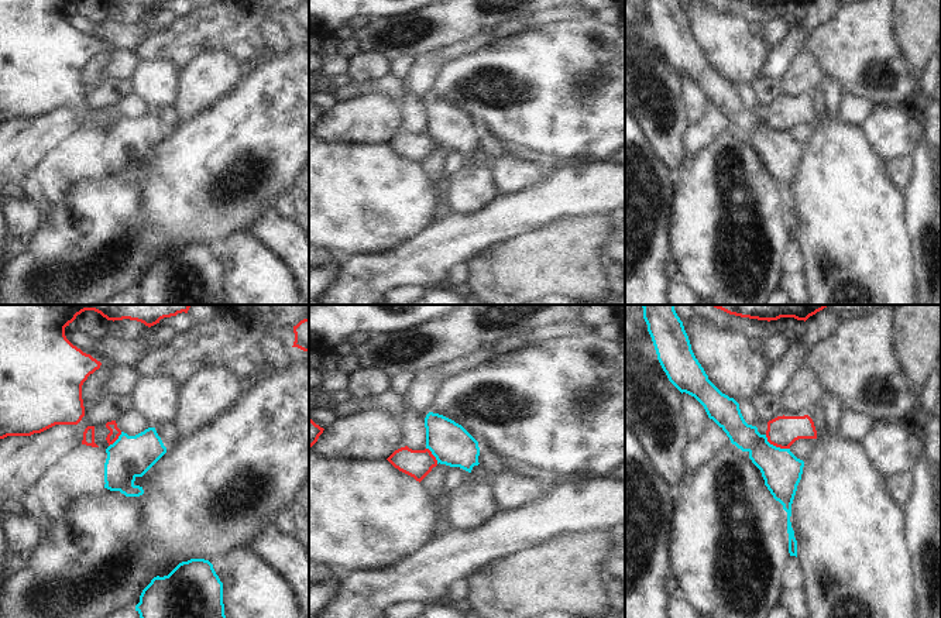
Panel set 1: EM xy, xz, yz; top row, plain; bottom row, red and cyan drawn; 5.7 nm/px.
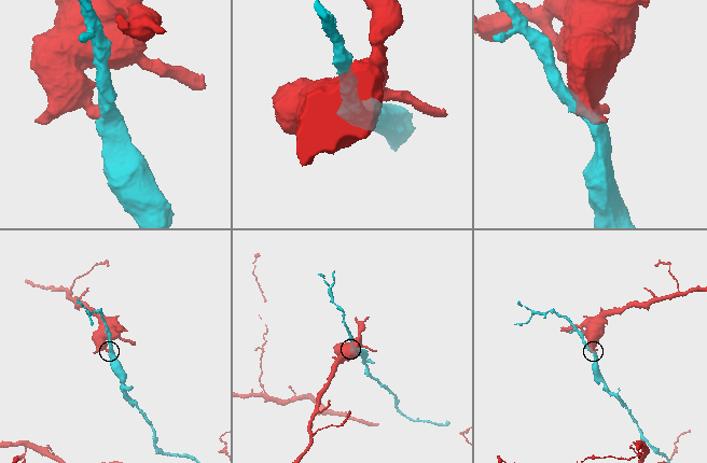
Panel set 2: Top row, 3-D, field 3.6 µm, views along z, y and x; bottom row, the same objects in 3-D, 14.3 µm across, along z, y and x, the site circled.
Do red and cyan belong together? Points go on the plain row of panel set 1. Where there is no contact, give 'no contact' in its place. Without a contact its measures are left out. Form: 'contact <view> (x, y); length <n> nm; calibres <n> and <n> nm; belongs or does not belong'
contact yz (776, 130); length 170 nm; calibres 180 and 220 nm; does not belong

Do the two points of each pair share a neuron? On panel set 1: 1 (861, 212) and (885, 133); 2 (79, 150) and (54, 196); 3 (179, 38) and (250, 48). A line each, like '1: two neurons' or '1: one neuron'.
1: two neurons
2: one neuron
3: one neuron

